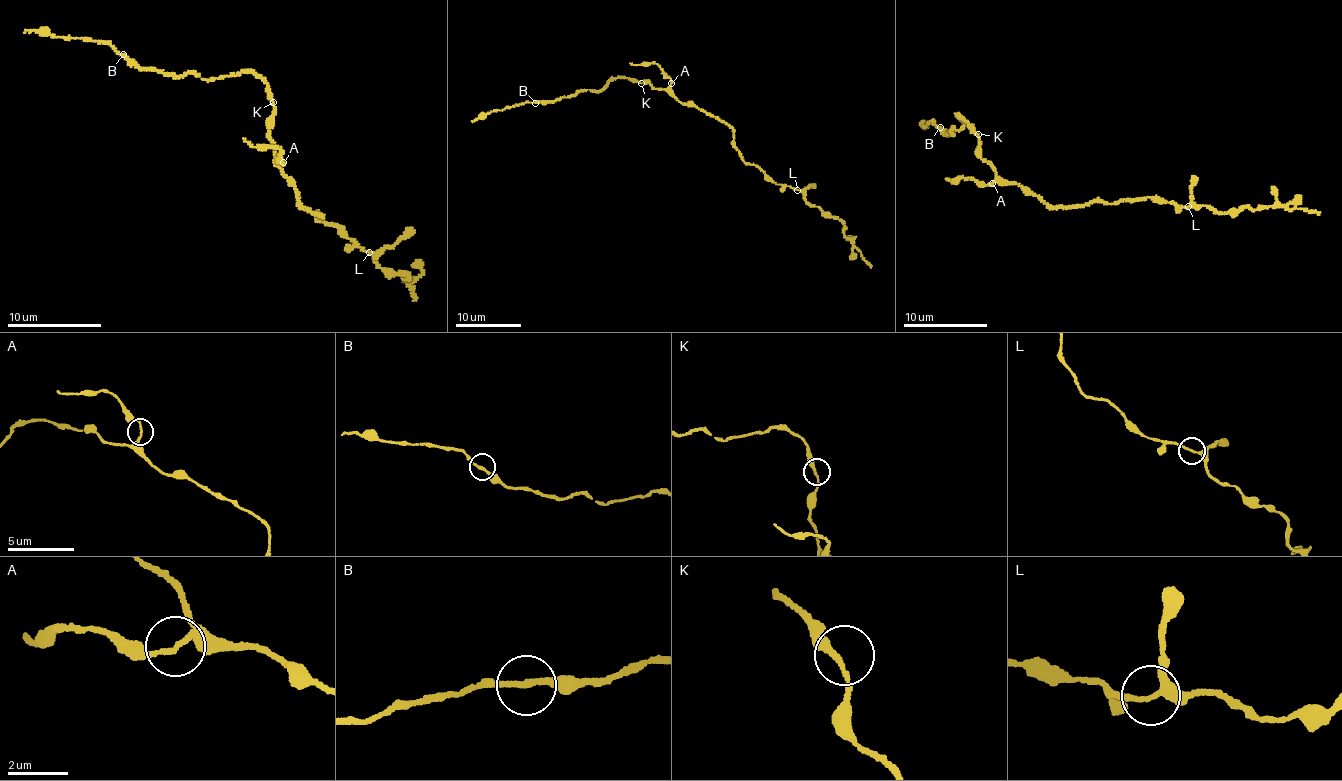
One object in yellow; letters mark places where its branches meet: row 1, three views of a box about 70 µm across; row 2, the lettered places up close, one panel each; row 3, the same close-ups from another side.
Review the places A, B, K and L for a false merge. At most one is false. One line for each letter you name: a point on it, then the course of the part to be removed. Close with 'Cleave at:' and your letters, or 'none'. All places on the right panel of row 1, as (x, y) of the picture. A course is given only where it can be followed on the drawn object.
Cleave at: none

